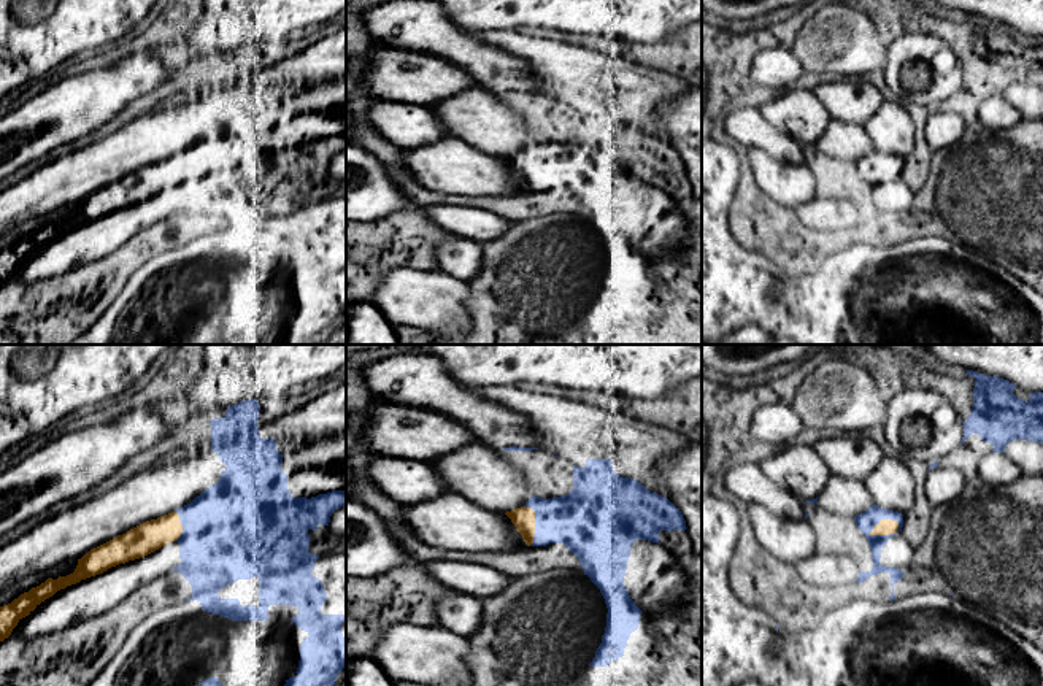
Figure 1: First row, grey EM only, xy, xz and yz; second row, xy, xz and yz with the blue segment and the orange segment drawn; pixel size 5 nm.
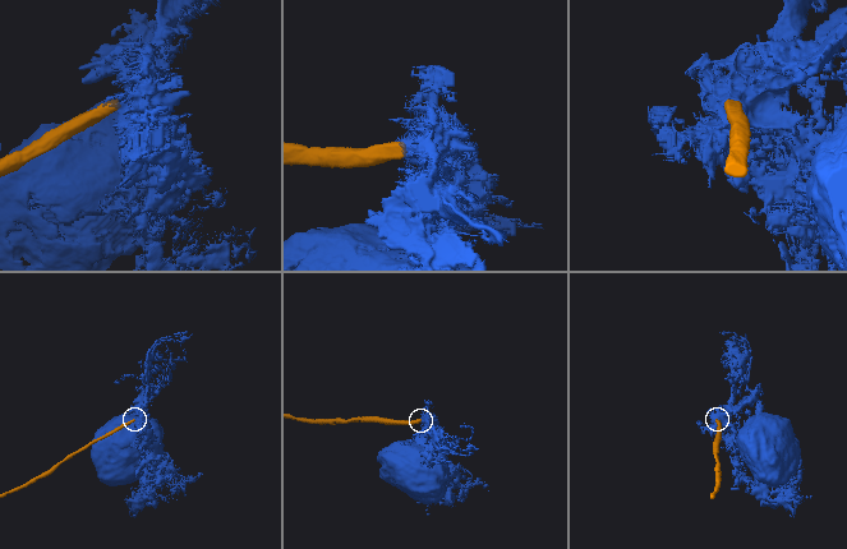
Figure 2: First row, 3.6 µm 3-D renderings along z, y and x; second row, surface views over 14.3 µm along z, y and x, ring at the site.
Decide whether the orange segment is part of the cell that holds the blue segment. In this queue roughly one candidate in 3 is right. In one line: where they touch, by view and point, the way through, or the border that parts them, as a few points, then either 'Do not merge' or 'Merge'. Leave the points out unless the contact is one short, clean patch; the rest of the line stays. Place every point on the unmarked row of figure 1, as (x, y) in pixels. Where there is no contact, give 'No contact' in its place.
Touches blue at yz (886, 180). Boundary: yz (899, 167), (894, 177), (869, 178). Do not merge

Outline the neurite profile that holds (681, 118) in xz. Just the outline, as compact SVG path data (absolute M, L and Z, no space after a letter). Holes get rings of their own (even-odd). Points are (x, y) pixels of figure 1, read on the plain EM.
M694 87L668 100L662 111L667 143L681 156L692 184L692 197L702 198L702 89Z

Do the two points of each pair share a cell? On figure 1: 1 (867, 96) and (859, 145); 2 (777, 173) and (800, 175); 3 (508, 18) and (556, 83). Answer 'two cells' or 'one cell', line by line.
1: two cells
2: one cell
3: two cells

